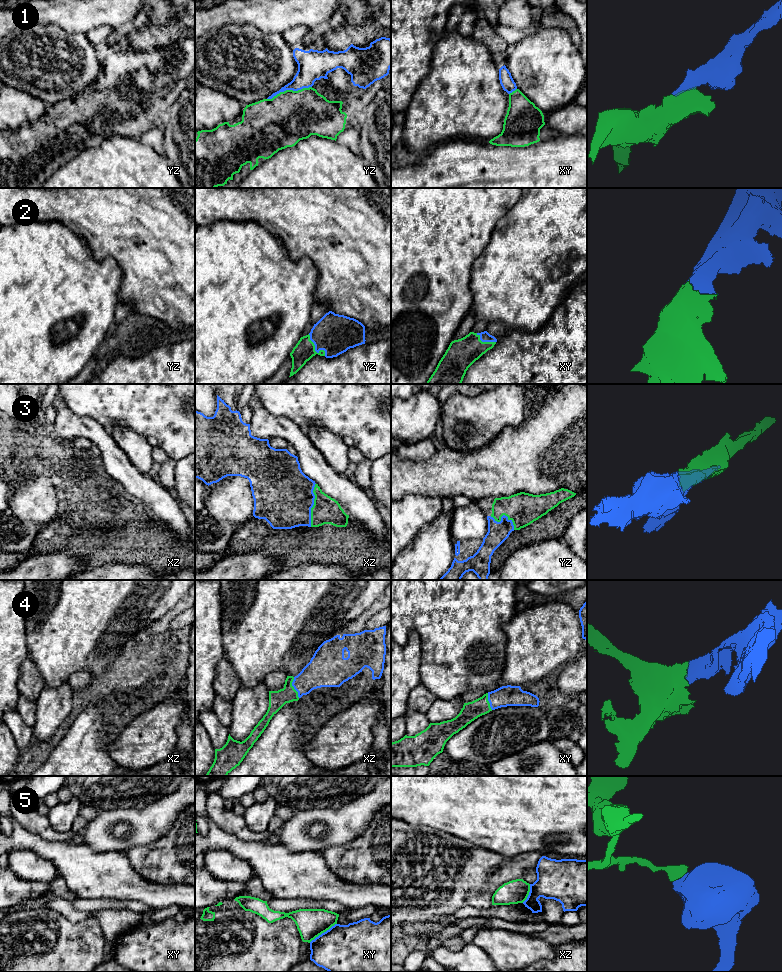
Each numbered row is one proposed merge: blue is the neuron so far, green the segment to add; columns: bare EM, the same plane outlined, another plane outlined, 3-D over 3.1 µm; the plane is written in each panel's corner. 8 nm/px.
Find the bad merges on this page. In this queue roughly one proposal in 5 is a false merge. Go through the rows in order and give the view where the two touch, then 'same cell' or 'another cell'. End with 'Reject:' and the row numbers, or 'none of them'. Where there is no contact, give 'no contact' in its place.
1: meets blue in yz; same cell
2: meets blue in yz; same cell
3: meets blue in xz; same cell
4: meets blue in xz; same cell
5: meets blue in xy; another cell
Reject: 5

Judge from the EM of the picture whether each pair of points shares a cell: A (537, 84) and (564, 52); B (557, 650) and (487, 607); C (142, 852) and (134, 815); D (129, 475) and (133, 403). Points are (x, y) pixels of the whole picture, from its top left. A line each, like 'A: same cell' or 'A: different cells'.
A: same cell
B: different cells
C: different cells
D: different cells

